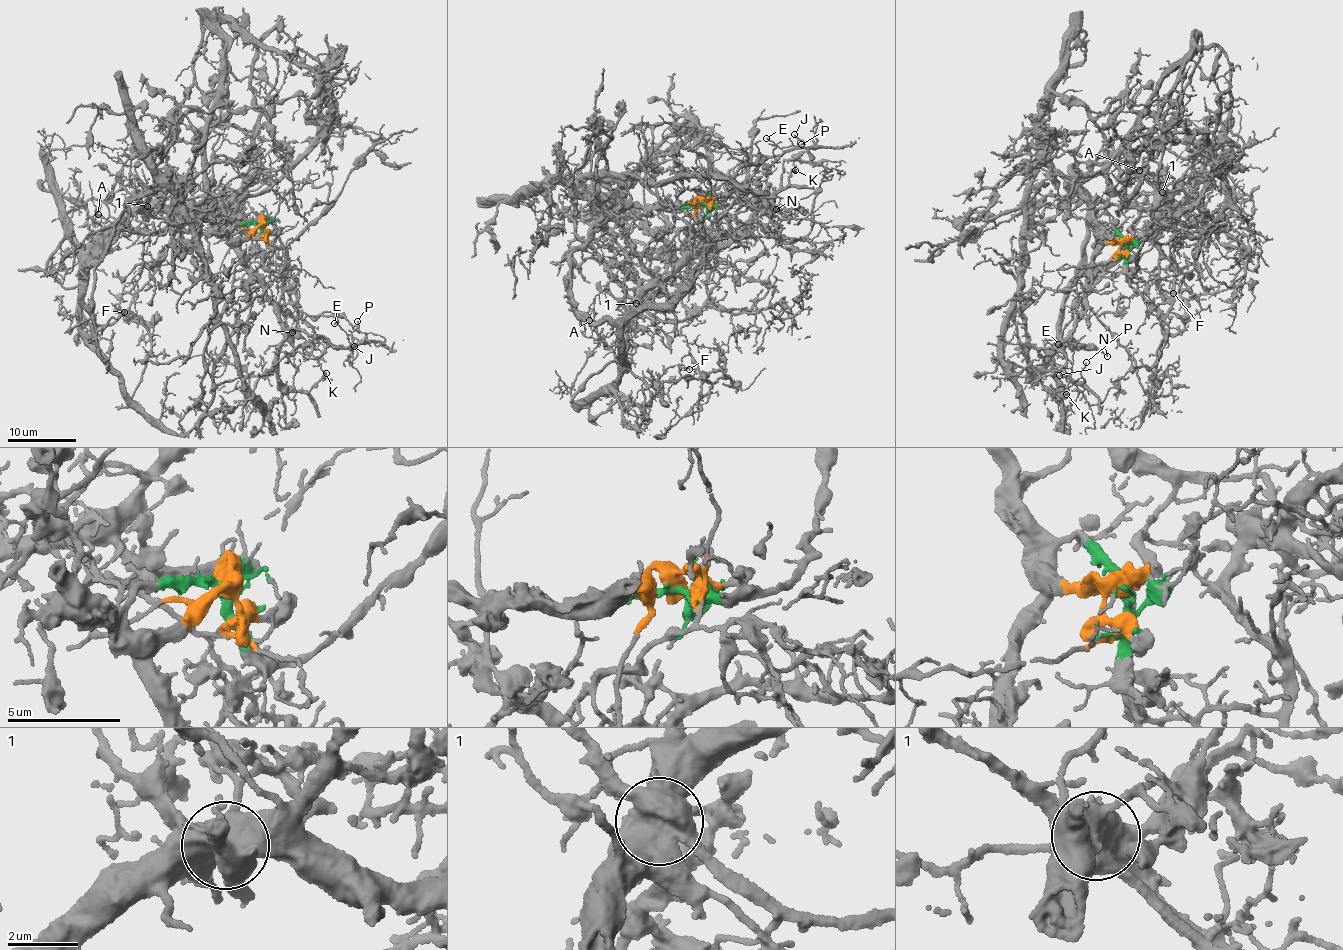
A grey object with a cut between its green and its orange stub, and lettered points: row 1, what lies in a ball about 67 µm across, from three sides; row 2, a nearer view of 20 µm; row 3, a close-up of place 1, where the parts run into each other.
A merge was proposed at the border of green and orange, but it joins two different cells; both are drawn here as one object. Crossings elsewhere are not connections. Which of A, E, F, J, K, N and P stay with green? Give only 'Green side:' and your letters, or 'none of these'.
Green side: E, J, K, N, P

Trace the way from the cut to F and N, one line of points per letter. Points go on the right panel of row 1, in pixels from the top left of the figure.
F: (1124, 242), (1164, 203), (1157, 185), (1168, 210), (1157, 283), (1171, 298), (1178, 285), (1174, 294)
N: (1124, 242), (1110, 226), (1105, 230), (1072, 336), (1107, 356)

